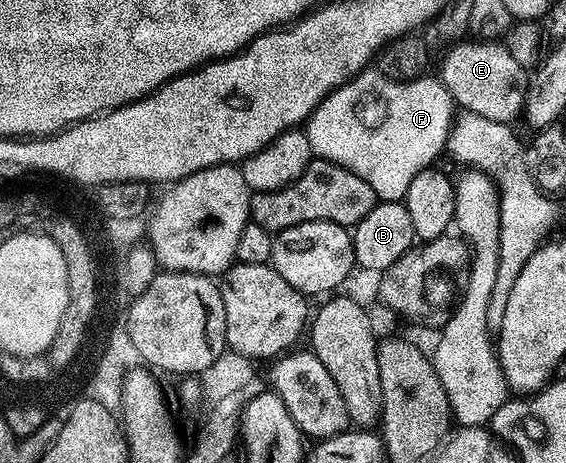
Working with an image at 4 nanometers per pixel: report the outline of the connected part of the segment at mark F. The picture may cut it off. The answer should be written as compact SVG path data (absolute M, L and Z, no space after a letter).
M377 69L354 75L326 96L304 124L311 152L364 177L383 203L405 200L412 177L447 150L456 104L441 78L393 79Z

